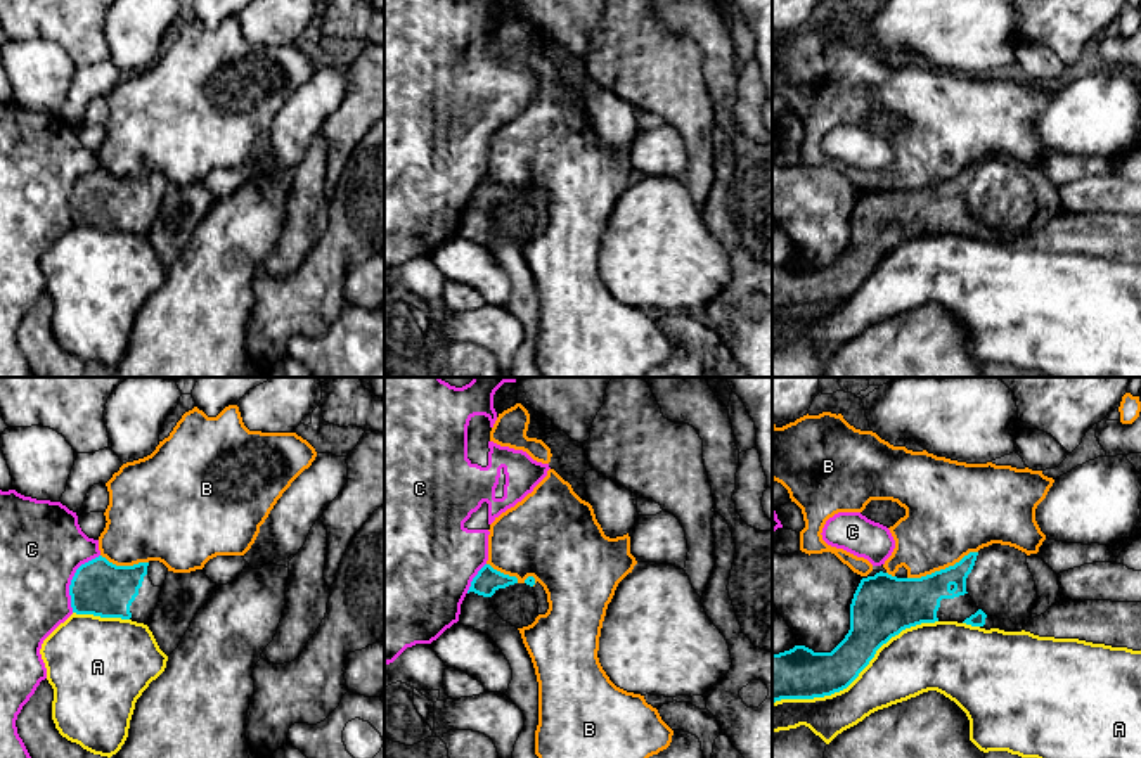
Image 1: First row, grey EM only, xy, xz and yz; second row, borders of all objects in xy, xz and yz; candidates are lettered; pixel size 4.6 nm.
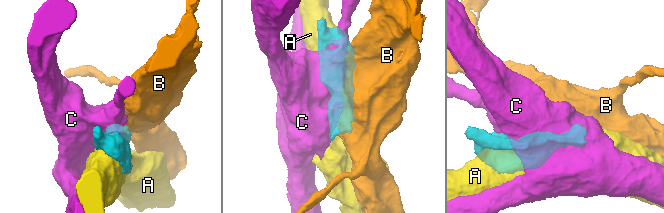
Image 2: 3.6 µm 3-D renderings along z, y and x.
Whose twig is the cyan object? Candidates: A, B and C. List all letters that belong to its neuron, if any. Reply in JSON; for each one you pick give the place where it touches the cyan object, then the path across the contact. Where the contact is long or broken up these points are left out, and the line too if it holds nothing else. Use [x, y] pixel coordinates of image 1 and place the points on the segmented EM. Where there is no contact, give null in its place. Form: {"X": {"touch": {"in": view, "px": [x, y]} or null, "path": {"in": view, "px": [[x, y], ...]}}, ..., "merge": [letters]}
{"merge": []}

